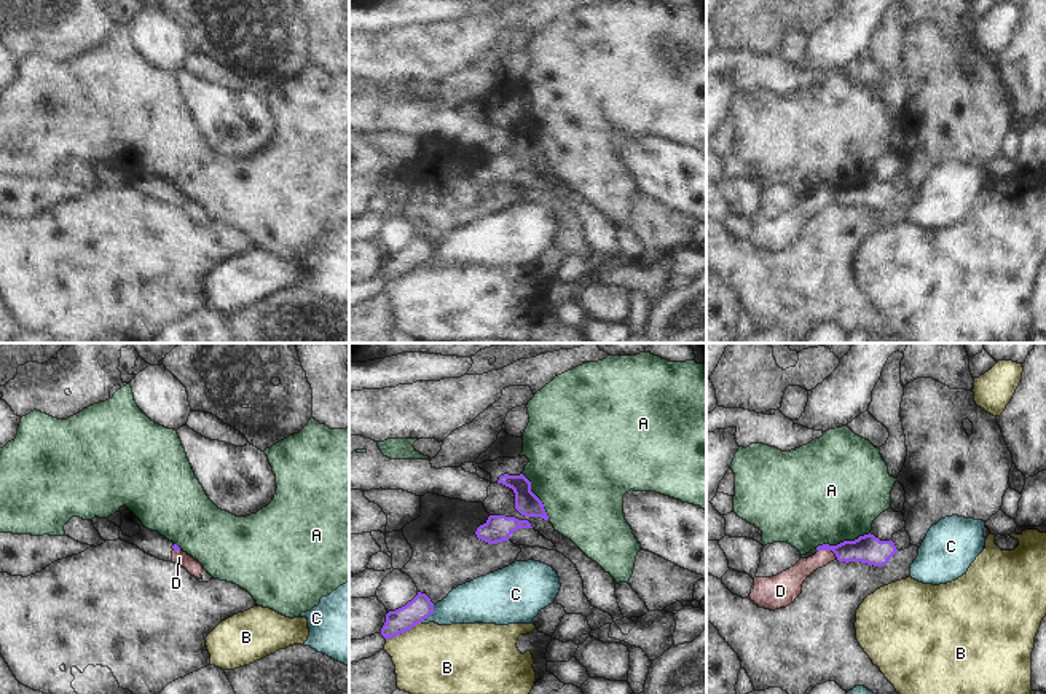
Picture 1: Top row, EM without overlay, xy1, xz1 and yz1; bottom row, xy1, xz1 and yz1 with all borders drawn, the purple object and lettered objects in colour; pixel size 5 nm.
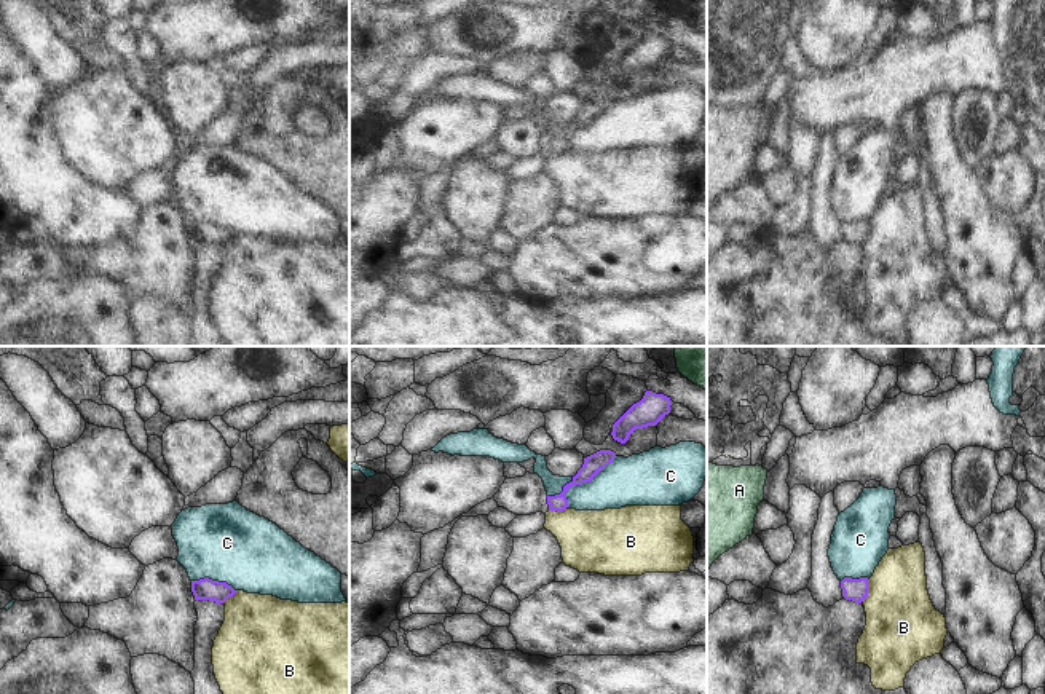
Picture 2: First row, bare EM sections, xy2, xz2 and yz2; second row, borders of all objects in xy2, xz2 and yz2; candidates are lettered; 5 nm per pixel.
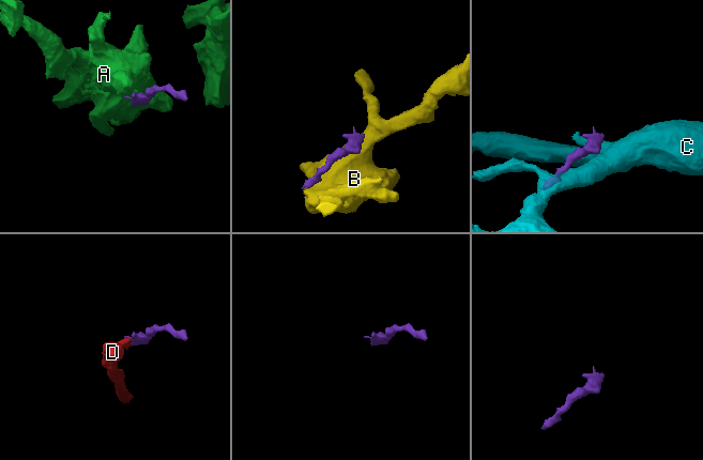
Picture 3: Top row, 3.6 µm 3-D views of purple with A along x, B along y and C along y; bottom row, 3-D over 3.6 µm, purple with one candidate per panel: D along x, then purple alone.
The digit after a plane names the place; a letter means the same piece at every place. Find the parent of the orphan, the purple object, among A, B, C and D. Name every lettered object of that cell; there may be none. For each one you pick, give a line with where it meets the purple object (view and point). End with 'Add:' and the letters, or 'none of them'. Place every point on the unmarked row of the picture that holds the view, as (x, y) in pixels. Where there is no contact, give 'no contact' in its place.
D: meets purple in yz1 at (829, 192)
Add: D

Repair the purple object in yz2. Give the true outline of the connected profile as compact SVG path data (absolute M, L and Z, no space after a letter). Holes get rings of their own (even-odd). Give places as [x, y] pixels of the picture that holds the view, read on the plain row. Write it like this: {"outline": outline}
{"outline": "M844 220L841 223L841 231L842 231L842 239L846 243L862 246L870 236L870 222L868 220L860 220L860 222Z"}

